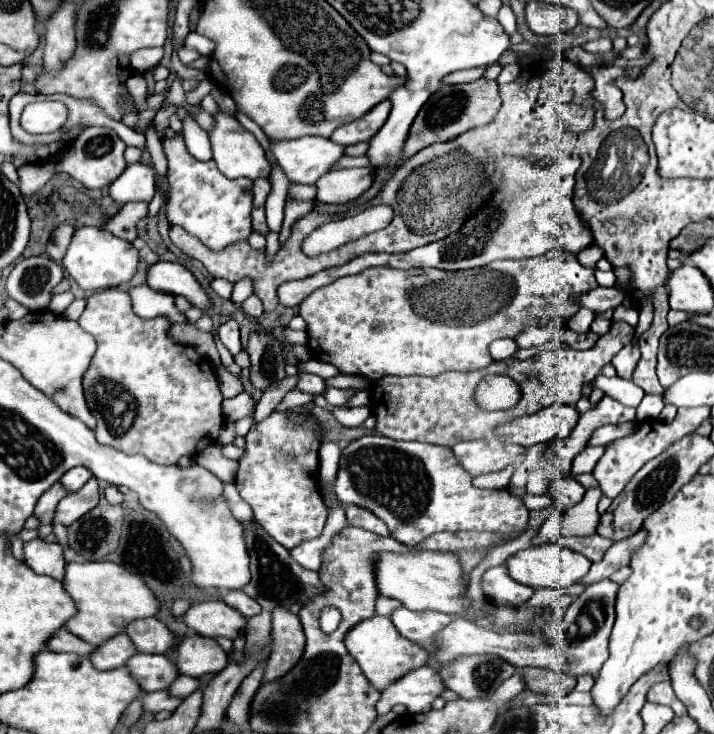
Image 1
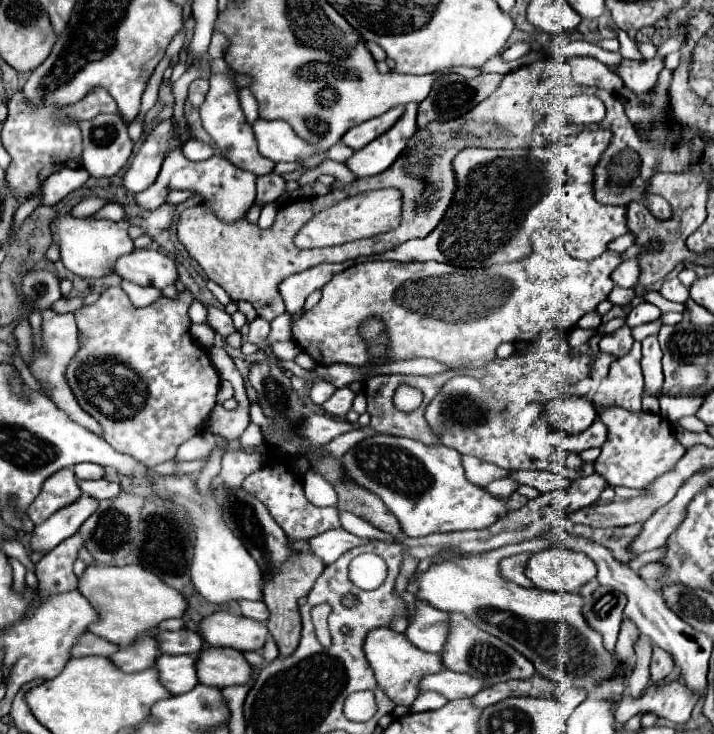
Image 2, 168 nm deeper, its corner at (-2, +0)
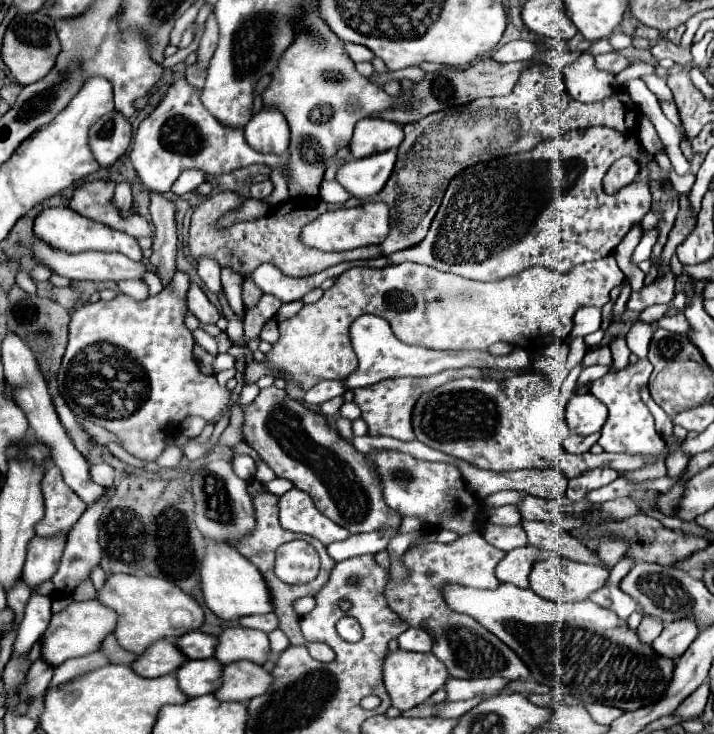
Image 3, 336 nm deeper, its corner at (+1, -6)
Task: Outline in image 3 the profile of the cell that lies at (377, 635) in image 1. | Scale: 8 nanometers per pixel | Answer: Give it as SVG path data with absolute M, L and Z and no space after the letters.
M398 649L396 653L388 653L388 657L384 659L384 685L388 689L392 705L398 707L400 711L412 709L430 699L432 693L444 687L446 679L448 671L444 663L440 663L432 653L408 653Z

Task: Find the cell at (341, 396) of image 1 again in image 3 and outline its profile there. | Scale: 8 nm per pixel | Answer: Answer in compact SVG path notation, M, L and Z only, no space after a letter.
M340 379L336 381L320 381L320 385L312 387L306 395L304 395L304 401L308 405L322 405L338 395L344 395L348 391L348 387L344 387L344 383Z

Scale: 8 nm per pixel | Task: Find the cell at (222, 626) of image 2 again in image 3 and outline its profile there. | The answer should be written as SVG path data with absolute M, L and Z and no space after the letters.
M230 627L224 629L218 637L216 659L224 665L236 661L252 661L256 665L264 665L270 659L270 643L268 635L256 629L244 627Z

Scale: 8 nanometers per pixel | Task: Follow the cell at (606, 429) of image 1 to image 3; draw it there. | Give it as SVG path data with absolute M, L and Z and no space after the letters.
M594 433L594 435L588 435L588 437L580 437L580 435L570 435L566 441L564 441L564 449L570 451L570 453L584 453L584 451L590 451L590 447L600 439L600 433Z

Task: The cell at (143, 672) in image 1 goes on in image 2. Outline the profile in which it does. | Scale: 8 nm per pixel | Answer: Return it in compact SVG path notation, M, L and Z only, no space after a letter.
M159 655L155 661L159 681L171 693L185 693L197 685L195 655Z

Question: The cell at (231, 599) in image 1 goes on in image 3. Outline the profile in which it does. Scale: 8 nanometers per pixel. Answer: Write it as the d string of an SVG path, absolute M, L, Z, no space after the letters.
M274 613L250 615L250 617L240 619L240 625L242 625L242 627L248 627L248 629L260 629L260 631L264 631L264 633L270 633L270 631L278 629L278 617L276 617Z

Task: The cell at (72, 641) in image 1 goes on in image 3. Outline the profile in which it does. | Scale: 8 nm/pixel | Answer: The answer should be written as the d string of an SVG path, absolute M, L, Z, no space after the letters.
M114 635L106 637L106 641L102 643L102 653L108 657L110 663L126 663L126 665L130 665L130 663L136 661L134 653L128 653L128 651L124 651L124 649L118 647Z

